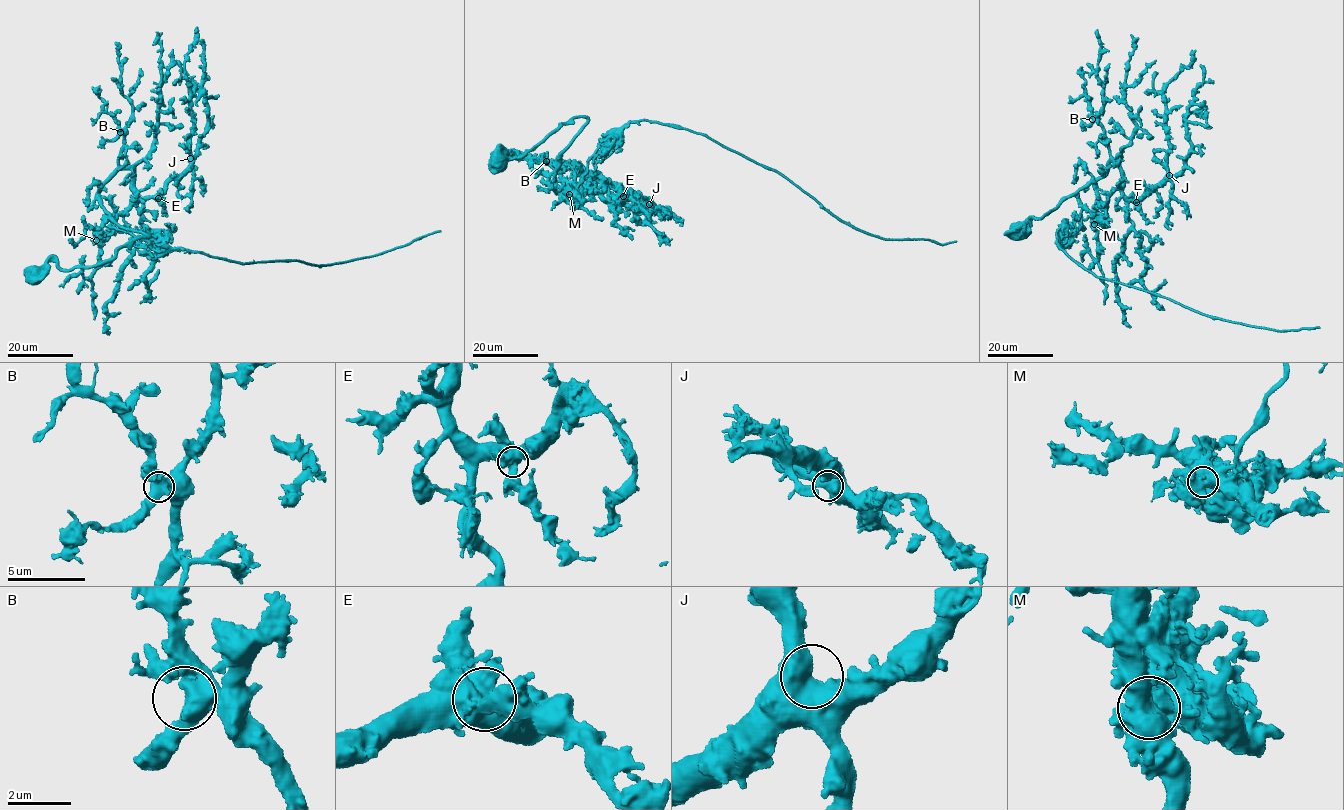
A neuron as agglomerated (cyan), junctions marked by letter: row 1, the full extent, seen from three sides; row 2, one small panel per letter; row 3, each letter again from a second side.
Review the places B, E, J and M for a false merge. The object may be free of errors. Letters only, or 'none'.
M

